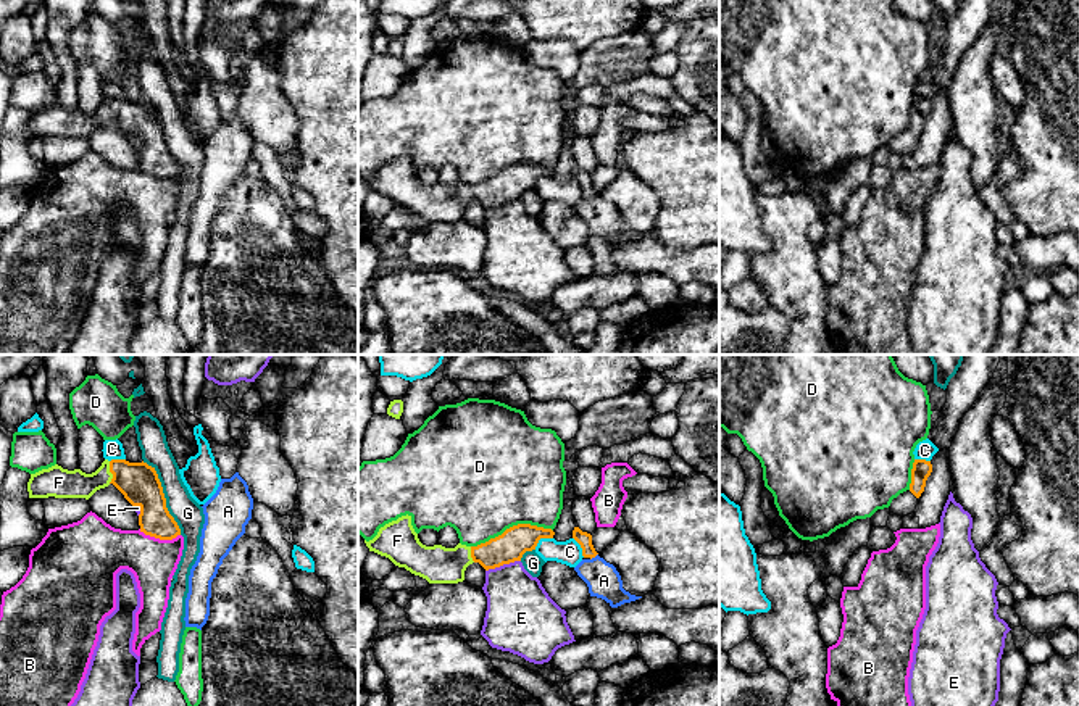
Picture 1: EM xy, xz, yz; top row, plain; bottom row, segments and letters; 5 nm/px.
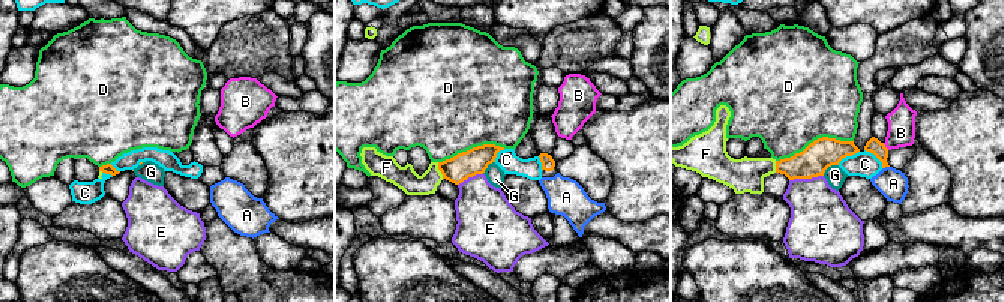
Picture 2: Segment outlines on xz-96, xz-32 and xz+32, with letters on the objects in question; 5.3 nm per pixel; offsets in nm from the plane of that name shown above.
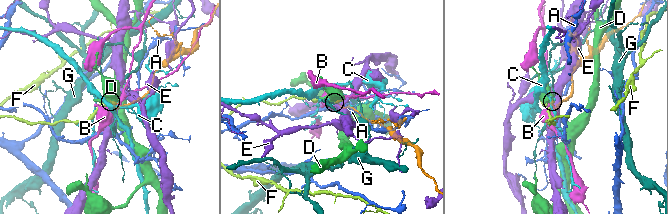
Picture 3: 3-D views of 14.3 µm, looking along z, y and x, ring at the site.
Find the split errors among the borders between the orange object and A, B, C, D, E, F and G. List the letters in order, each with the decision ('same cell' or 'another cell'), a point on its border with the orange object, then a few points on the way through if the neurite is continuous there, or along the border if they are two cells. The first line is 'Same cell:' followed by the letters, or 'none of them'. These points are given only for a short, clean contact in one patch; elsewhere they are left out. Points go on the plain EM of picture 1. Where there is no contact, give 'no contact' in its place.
Same cell: F
A: another cell; contact xz (594, 195)
B: another cell; contact xy (160, 178)
C: another cell; contact xz (541, 176)
D: another cell; contact xz (513, 165)
E: another cell; contact xz (502, 203)
F: same cell; contact xy (110, 110); way xy (139, 121), (121, 112), (110, 110), (89, 123), (62, 123)
G: another cell; contact xy (163, 136)

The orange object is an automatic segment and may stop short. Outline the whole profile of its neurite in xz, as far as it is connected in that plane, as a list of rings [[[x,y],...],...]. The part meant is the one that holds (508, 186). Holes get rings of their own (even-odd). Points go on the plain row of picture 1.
[[[406,153],[381,166],[377,174],[365,182],[369,190],[389,197],[395,205],[429,222],[458,222],[465,219],[469,203],[479,201],[489,210],[521,200],[526,190],[535,189],[540,177],[553,177],[553,174],[552,168],[518,163],[477,185],[461,182],[455,187],[426,185],[411,164],[411,155]]]

